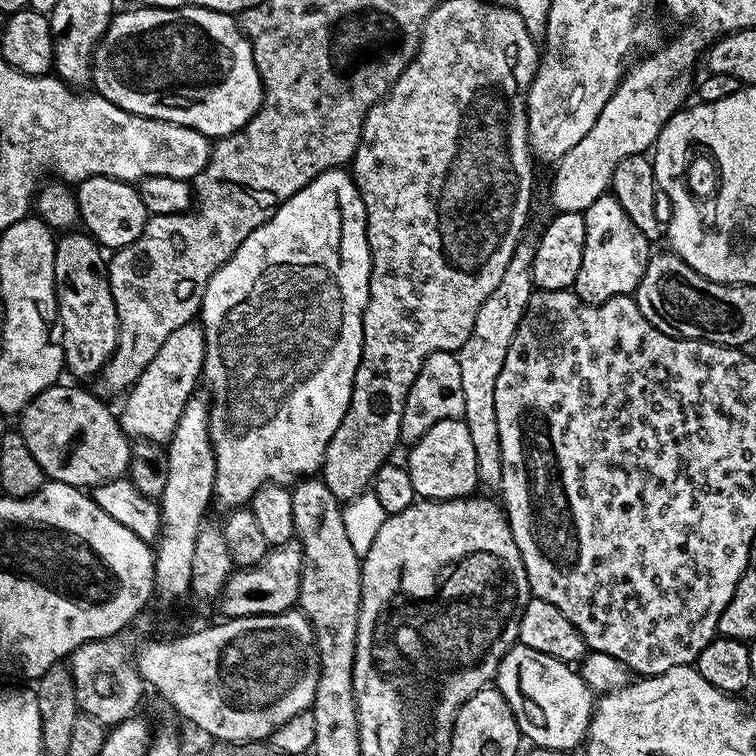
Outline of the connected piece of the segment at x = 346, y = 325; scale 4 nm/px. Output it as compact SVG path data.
M343 167L332 168L328 172L318 174L318 178L311 180L302 190L298 190L298 194L294 194L277 208L276 213L265 222L262 226L258 226L258 230L251 232L242 242L242 246L238 246L238 250L224 263L224 265L216 271L210 278L210 282L206 286L206 294L202 298L202 306L198 323L204 330L206 338L206 354L204 355L204 374L203 383L208 383L207 395L210 397L210 407L208 410L208 433L212 439L212 449L214 450L214 458L216 459L216 491L214 493L217 501L221 500L225 504L225 509L231 510L247 505L252 499L252 495L259 488L267 484L283 484L285 486L295 485L296 481L305 478L312 478L317 475L324 467L324 455L326 454L326 446L330 446L330 438L334 438L334 430L338 430L338 426L342 426L342 418L346 414L346 410L350 406L350 398L352 397L352 387L354 386L354 374L358 370L358 362L362 354L362 342L364 341L364 307L368 301L368 287L370 286L370 270L372 269L372 255L370 254L370 246L368 245L368 227L366 226L366 210L364 203L360 197L360 191L357 190L356 184L352 181L351 171L345 170Z

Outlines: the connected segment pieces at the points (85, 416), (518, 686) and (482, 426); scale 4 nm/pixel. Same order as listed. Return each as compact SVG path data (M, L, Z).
M57 382L52 387L42 390L19 413L18 431L26 442L30 454L34 454L34 462L42 466L48 480L66 482L81 490L91 490L111 480L119 480L128 471L131 462L132 444L129 437L120 429L120 422L115 411L107 408L105 401L95 391L84 388L71 388L65 382Z
M517 642L502 658L496 670L494 686L500 691L502 698L506 698L518 722L521 737L529 745L550 750L566 750L569 753L583 745L592 717L594 693L589 690L579 671L571 663L554 658L550 654L542 654L542 650L530 650L530 646Z
M528 238L521 239L510 258L510 266L506 266L506 274L502 274L502 282L498 282L498 286L494 286L490 293L490 298L482 302L482 310L478 310L478 318L474 318L474 330L470 330L470 338L466 338L456 353L456 361L462 373L462 399L466 402L462 418L474 441L479 483L492 490L499 489L502 482L502 446L498 434L494 385L498 382L498 374L502 374L506 350L510 350L510 342L514 342L514 334L522 322L522 314L526 314L526 306L534 291L532 263L535 253L535 243L531 239L528 241Z

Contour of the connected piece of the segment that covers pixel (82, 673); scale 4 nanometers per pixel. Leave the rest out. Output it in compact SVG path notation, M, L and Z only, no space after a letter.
M124 638L91 640L78 646L71 654L70 667L81 713L98 718L106 726L129 719L140 704L140 695L146 691L144 677L133 660L133 649Z

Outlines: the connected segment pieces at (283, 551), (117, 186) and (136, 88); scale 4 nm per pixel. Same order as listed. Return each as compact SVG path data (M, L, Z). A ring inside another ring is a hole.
M293 538L285 544L277 544L260 564L252 568L233 571L220 591L218 603L228 618L238 616L273 616L279 612L290 612L300 599L300 572L304 569L304 552L300 541Z
M91 176L75 185L76 205L80 211L79 223L89 236L104 250L115 250L130 246L142 234L149 212L140 197L135 183L115 180L109 176Z
M137 6L137 8L130 9L129 12L117 11L113 15L112 21L108 23L107 30L102 34L95 52L92 53L91 83L96 84L95 91L99 95L106 97L110 102L114 102L114 106L118 106L130 114L138 114L146 118L165 120L171 124L193 128L209 138L229 136L238 131L239 128L244 128L246 122L250 122L250 118L254 118L261 102L264 101L264 83L260 80L258 66L254 66L252 47L241 32L237 17L226 12L202 10L201 8L146 8Z

